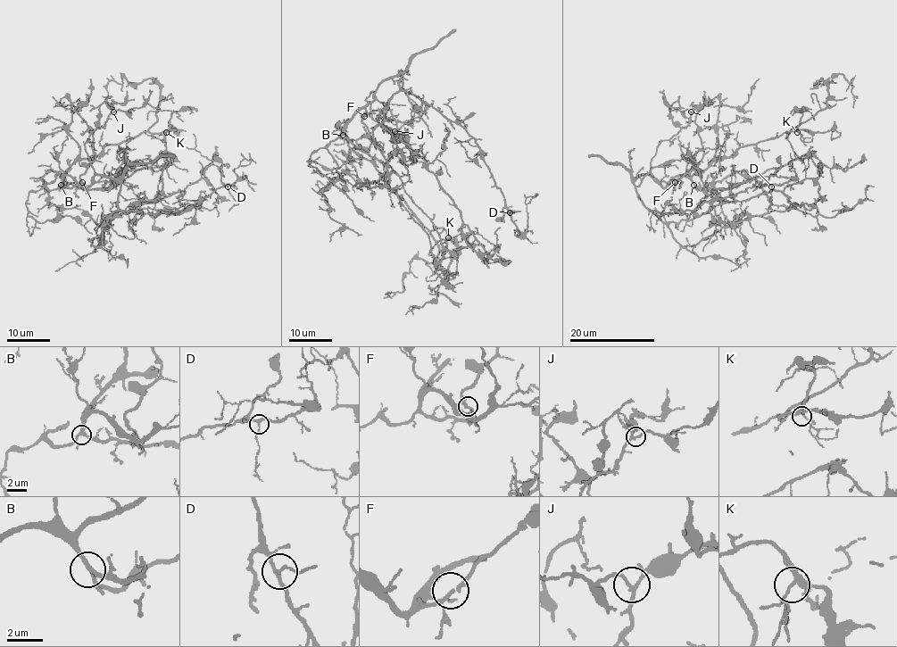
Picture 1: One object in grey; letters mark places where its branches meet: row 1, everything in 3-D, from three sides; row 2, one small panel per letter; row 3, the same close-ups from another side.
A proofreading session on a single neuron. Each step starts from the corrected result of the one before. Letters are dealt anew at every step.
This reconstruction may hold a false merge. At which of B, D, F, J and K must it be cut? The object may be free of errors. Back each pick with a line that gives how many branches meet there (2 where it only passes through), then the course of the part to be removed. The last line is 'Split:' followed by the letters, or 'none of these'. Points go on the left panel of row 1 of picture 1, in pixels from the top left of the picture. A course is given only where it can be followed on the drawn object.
Split: none of these

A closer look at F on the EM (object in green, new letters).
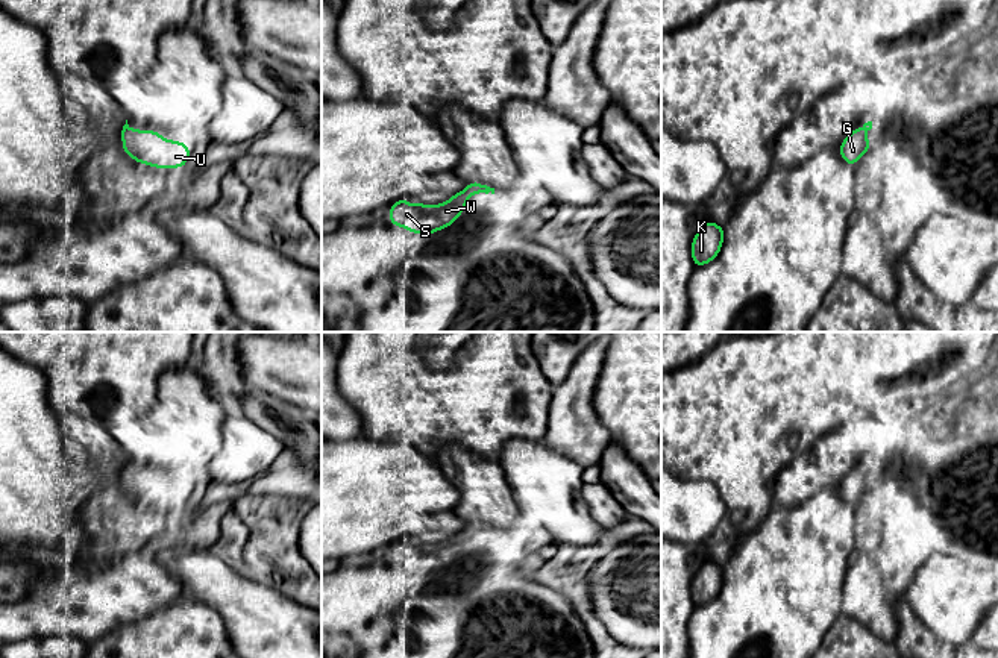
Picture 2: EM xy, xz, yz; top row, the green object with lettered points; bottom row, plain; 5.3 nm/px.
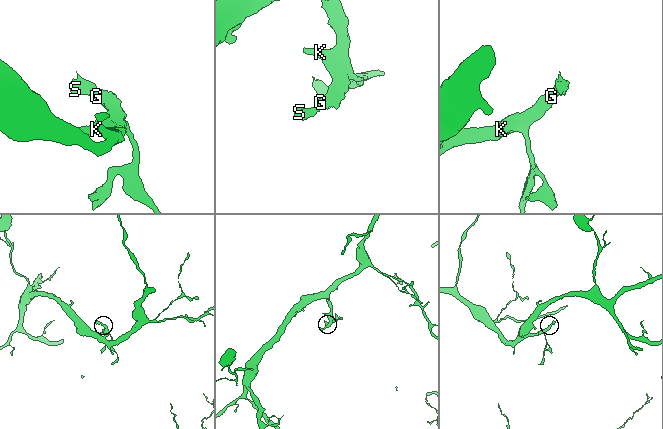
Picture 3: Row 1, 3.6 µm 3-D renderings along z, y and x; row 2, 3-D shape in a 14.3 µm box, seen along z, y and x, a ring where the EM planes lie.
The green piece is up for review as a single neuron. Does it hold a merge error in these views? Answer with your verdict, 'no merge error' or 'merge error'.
no merge error

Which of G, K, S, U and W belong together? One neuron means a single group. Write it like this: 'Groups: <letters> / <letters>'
Groups: G K S U W

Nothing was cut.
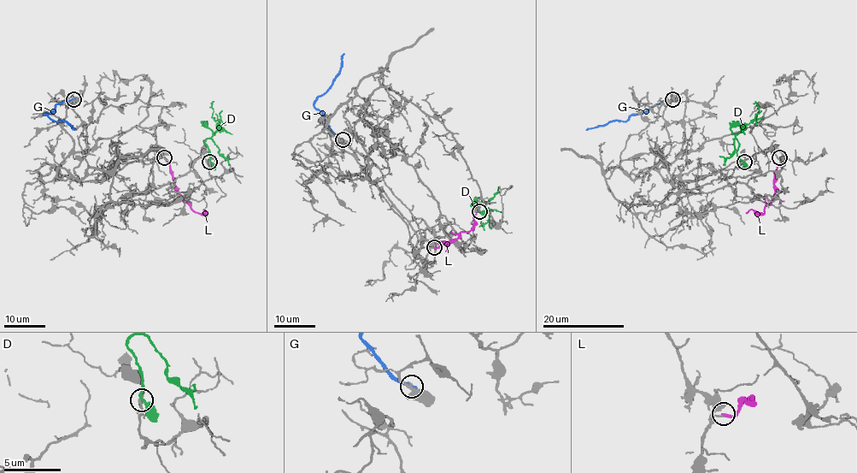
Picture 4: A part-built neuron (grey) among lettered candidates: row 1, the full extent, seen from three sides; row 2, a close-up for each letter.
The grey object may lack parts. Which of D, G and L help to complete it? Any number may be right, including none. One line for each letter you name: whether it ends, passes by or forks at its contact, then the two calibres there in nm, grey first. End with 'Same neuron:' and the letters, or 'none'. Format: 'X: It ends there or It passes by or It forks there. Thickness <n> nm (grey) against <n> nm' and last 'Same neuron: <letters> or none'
Same neuron: none

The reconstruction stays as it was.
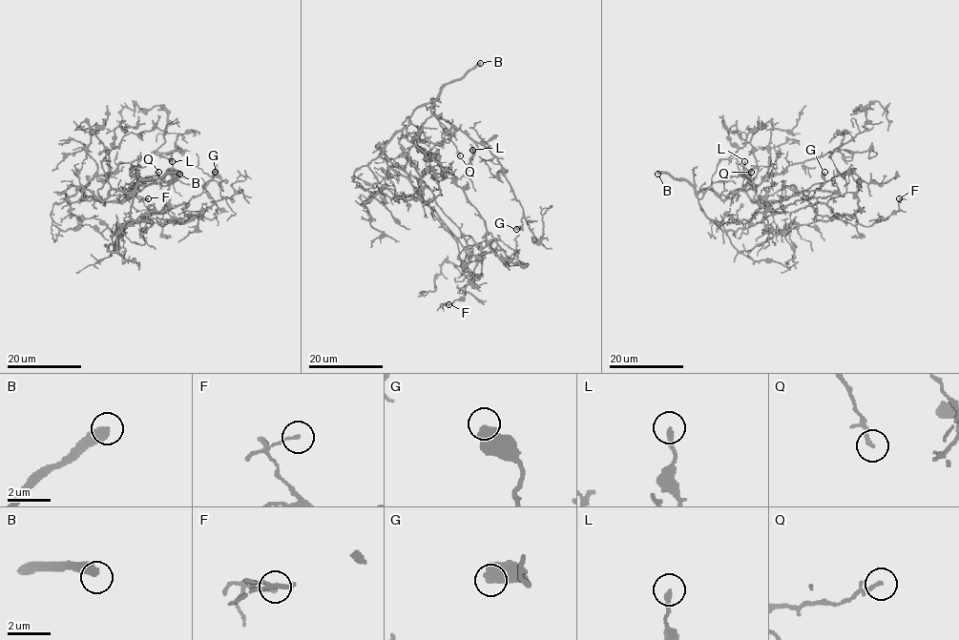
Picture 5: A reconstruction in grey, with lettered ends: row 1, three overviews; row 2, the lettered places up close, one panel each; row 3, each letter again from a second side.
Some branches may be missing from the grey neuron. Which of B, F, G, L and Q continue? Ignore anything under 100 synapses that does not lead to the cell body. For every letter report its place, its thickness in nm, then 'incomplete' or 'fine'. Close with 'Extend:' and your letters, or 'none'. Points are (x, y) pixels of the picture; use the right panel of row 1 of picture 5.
B: place (657, 174); calibre 480 nm; incomplete
F: place (899, 198); calibre 100 nm; fine
G: place (824, 172); calibre 550 nm; fine
L: place (744, 161); calibre 240 nm; fine
Q: place (751, 172); calibre 120 nm; fine
Extend: B

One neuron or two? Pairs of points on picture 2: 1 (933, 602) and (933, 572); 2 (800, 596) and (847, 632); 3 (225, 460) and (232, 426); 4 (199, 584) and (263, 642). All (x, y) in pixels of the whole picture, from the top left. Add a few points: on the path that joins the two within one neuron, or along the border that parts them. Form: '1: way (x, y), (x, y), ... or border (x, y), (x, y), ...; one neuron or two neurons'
1: way (933, 595), (933, 579); one neuron
2: border (841, 611), (822, 642); two neurons
3: way (232, 452), (232, 434); one neuron
4: way (216, 593), (247, 625); one neuron

